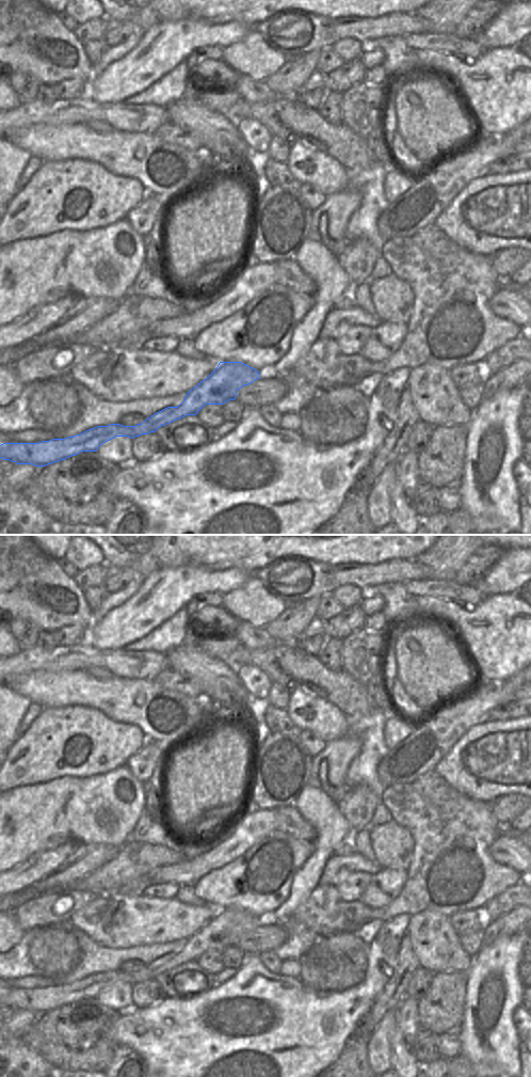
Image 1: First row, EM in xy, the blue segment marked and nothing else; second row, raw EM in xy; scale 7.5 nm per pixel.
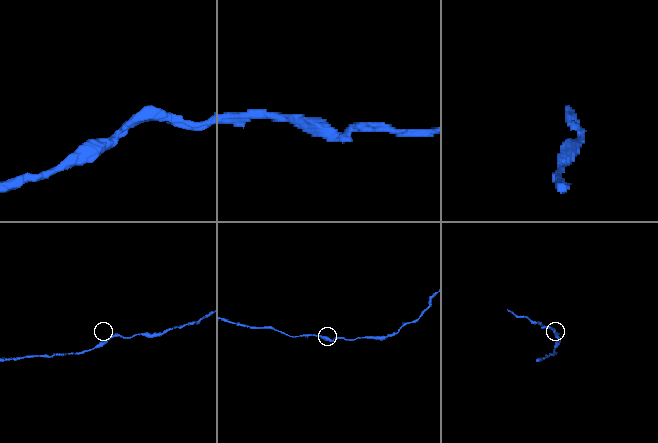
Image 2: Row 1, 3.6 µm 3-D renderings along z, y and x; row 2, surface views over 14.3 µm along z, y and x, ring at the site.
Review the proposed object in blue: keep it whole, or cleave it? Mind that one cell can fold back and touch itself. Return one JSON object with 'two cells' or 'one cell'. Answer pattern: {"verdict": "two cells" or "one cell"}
{"verdict": "one cell"}

